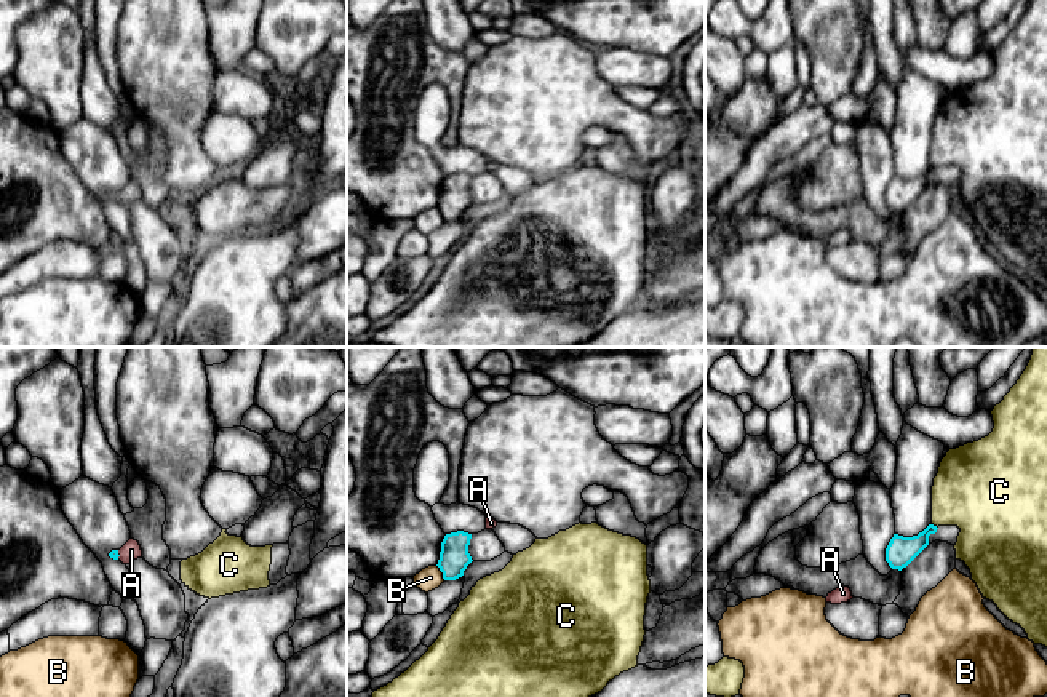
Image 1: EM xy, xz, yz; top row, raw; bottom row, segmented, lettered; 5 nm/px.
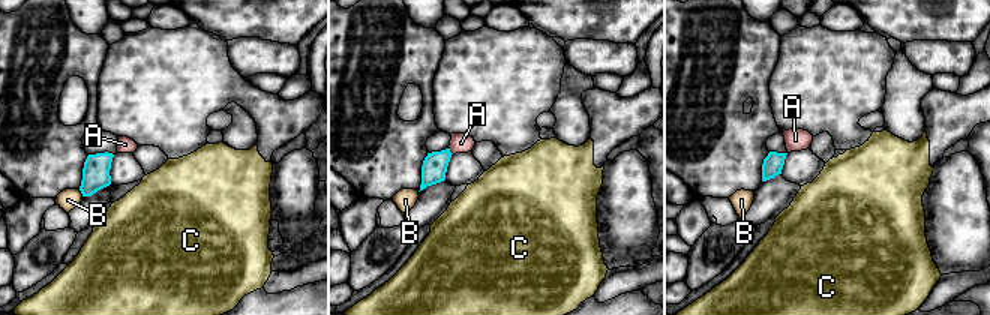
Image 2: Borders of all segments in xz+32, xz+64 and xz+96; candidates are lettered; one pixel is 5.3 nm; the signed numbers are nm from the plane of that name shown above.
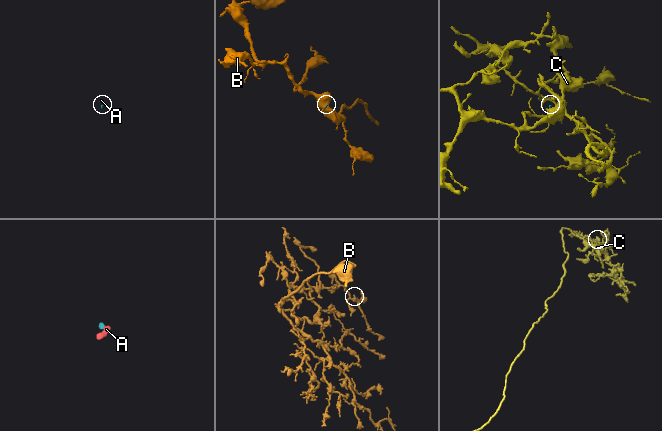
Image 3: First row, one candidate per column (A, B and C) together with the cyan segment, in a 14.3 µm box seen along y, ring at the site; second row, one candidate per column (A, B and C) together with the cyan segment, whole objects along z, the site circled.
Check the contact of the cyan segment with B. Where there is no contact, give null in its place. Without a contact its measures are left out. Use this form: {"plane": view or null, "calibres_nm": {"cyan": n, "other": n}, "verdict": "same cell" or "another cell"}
{"plane": "xz", "calibres_nm": {"cyan": 150, "other": 120}, "verdict": "another cell"}

